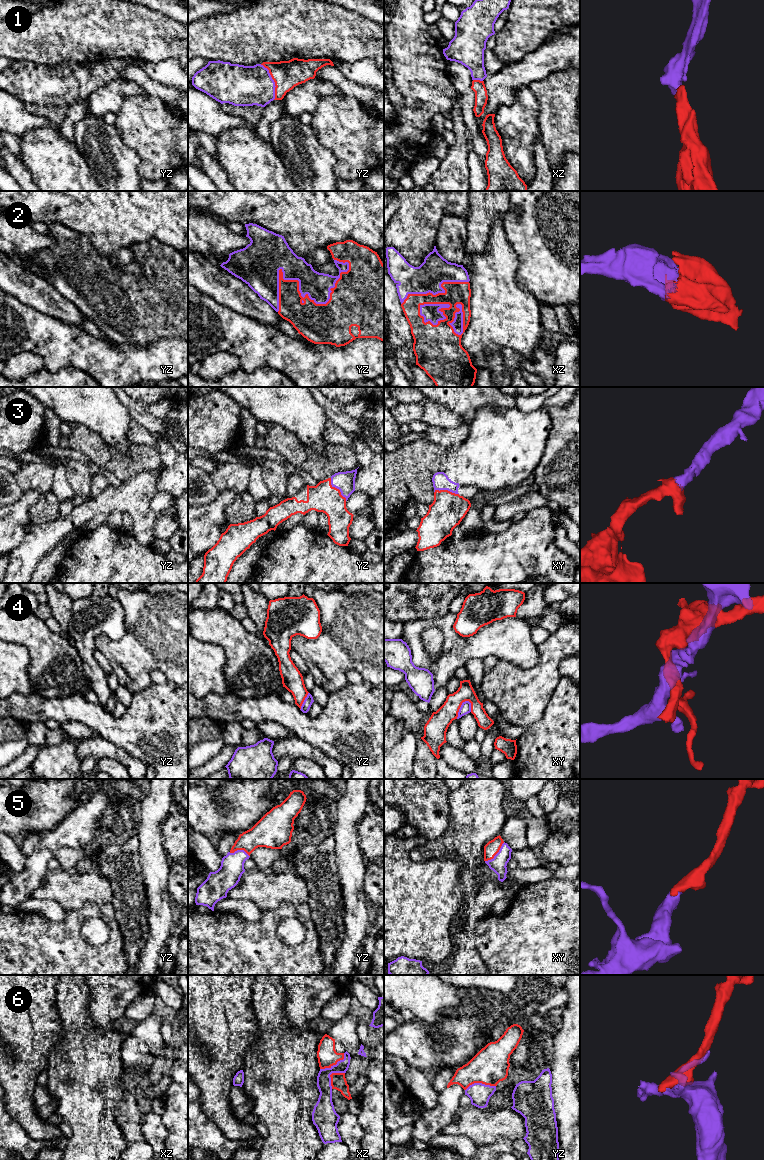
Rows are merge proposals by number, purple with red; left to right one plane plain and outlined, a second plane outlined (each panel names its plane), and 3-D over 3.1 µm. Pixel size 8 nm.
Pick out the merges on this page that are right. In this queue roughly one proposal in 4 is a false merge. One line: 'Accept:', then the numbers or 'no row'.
Accept: 1, 2, 3, 5

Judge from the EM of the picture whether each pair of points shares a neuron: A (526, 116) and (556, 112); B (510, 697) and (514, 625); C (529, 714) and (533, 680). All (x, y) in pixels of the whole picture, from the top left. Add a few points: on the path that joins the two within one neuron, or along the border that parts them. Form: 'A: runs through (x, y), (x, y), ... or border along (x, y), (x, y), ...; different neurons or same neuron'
A: border along (531, 91), (538, 105), (540, 136); different neurons
B: border along (498, 659), (521, 668), (532, 668), (536, 664); different neurons
C: runs through (529, 706), (529, 691), (532, 688); same neuron

